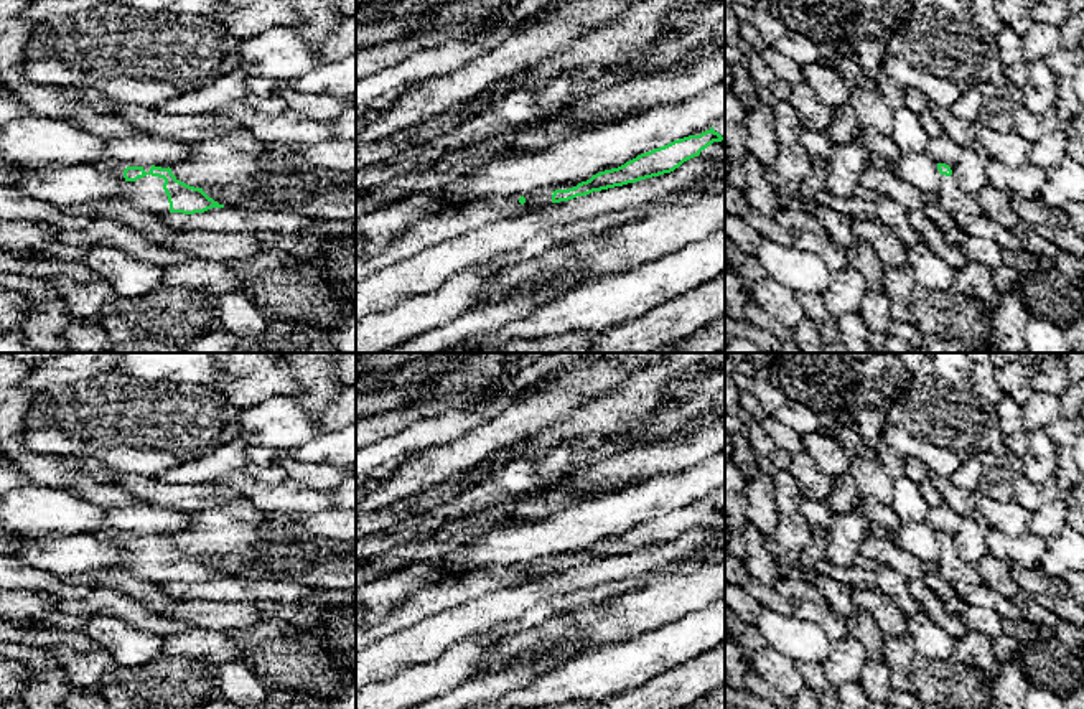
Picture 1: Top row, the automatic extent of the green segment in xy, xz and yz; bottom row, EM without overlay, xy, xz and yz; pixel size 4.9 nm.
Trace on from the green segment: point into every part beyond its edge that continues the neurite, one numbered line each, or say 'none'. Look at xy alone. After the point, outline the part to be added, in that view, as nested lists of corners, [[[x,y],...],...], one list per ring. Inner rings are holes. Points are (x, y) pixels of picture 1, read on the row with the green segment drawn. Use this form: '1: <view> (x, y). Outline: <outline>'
1: xy (147, 193). Outline: [[[147,175],[137,181],[125,183],[124,188],[114,196],[142,211],[155,214],[168,214],[170,203],[163,190],[163,178]]]

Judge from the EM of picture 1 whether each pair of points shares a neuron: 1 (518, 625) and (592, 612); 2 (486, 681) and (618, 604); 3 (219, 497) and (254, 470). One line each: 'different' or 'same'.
1: different
2: different
3: different

